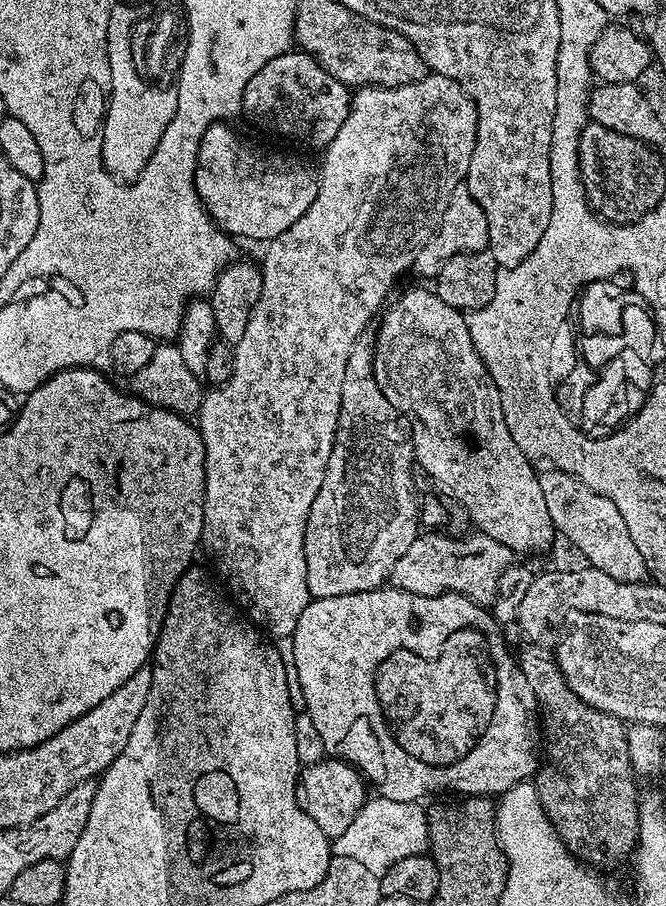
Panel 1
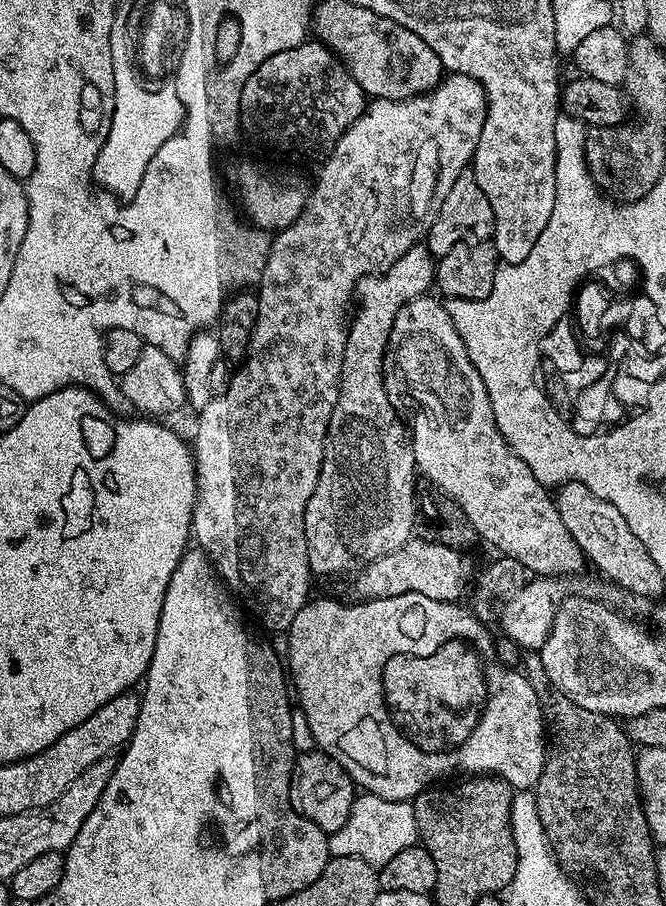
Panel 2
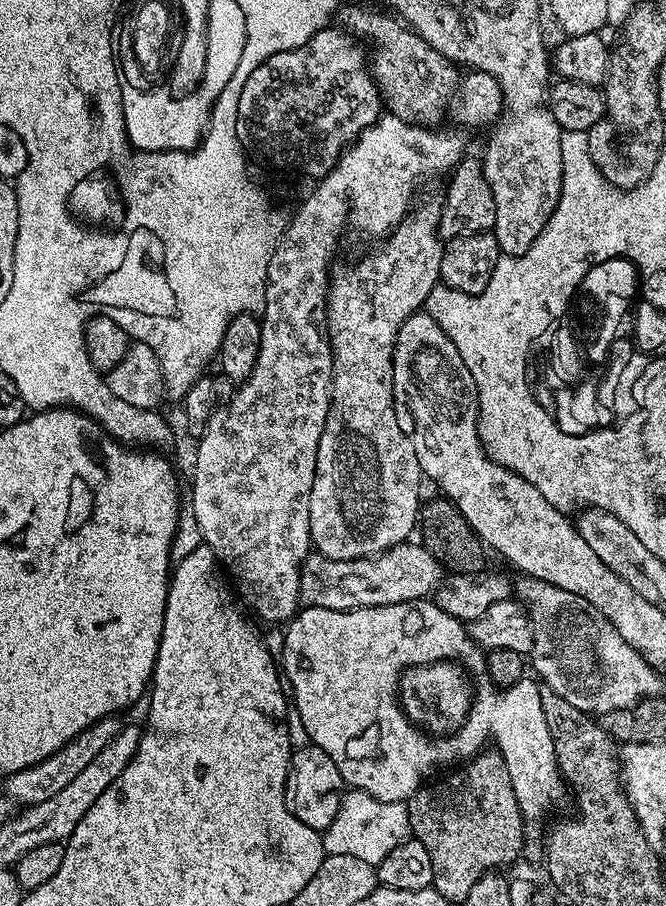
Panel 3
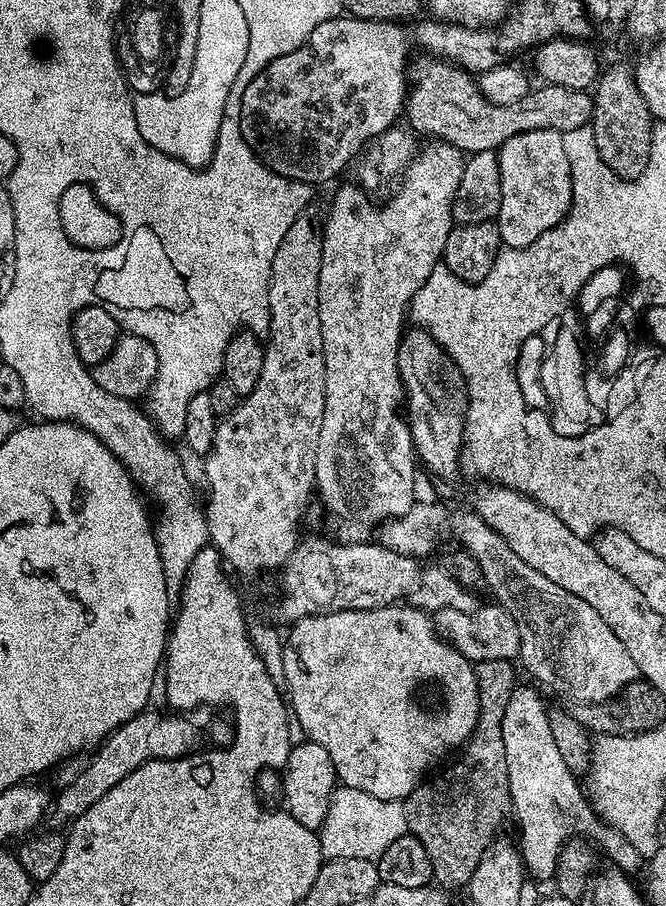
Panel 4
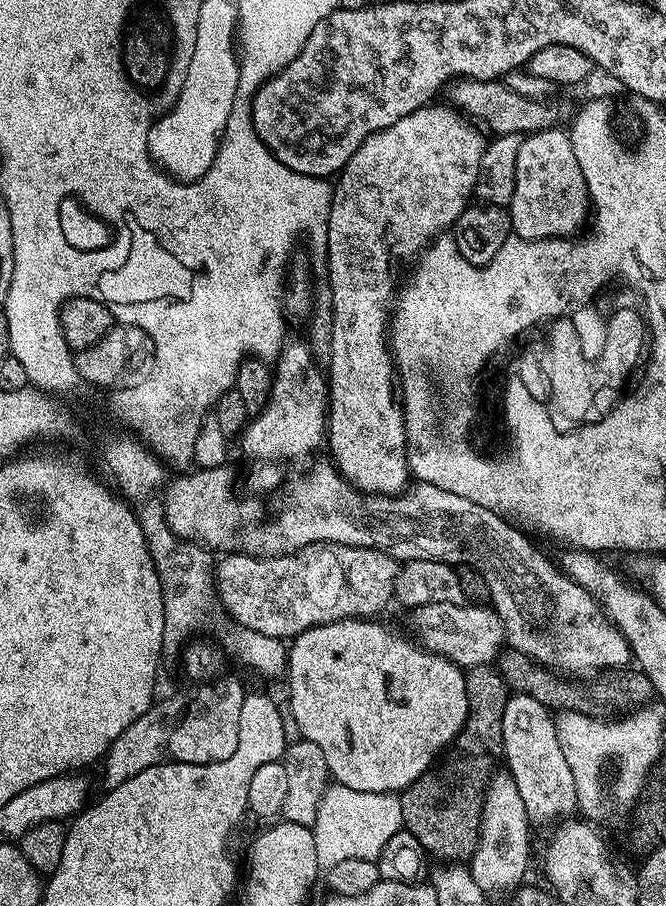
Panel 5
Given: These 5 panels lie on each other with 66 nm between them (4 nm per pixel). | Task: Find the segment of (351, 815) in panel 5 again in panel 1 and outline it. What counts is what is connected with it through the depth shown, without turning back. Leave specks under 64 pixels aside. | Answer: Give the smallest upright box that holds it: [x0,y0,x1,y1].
[331,795,428,877]

